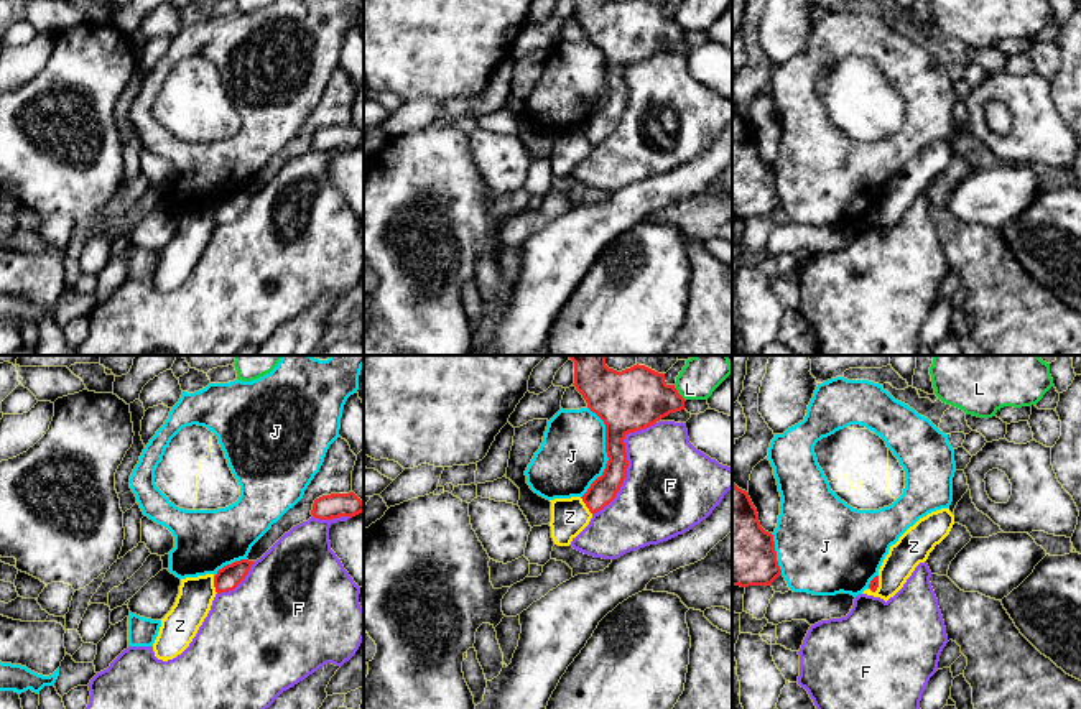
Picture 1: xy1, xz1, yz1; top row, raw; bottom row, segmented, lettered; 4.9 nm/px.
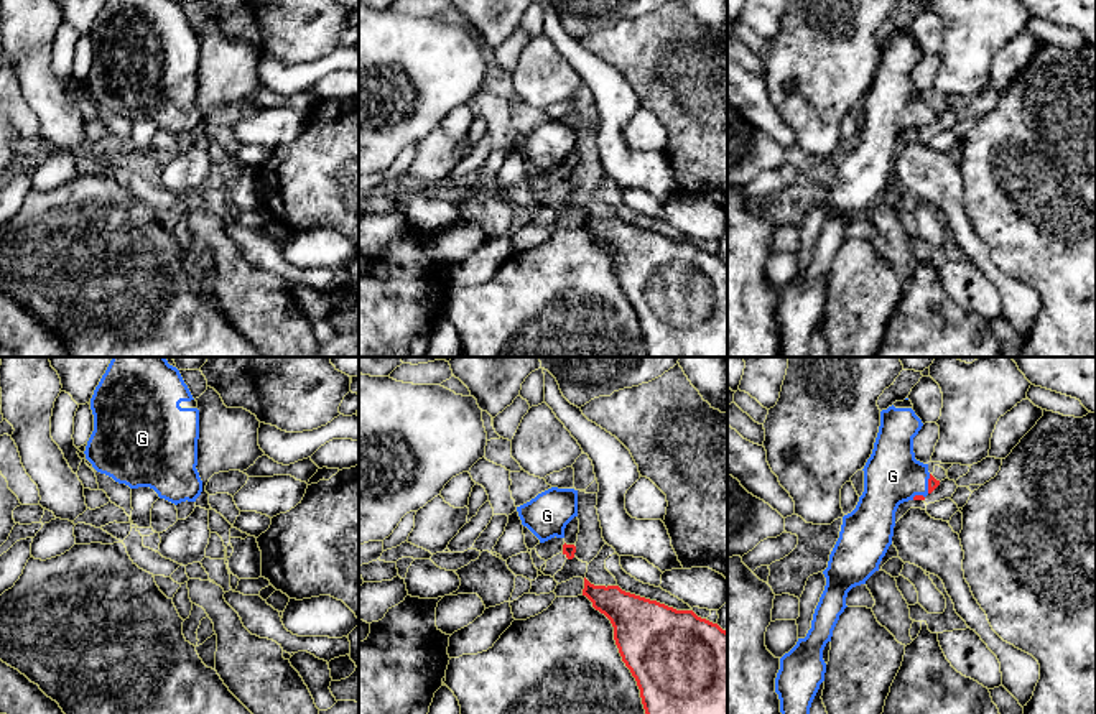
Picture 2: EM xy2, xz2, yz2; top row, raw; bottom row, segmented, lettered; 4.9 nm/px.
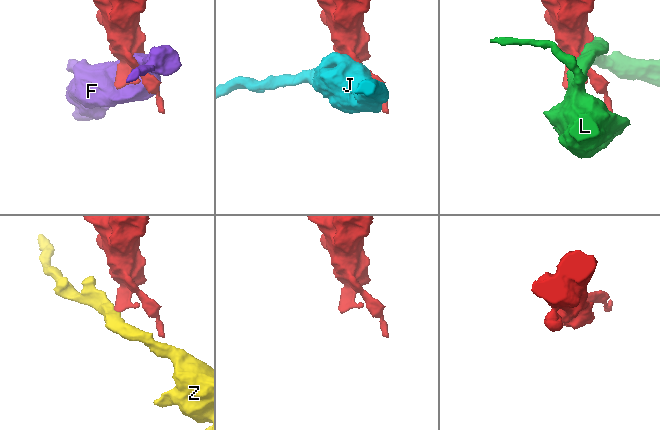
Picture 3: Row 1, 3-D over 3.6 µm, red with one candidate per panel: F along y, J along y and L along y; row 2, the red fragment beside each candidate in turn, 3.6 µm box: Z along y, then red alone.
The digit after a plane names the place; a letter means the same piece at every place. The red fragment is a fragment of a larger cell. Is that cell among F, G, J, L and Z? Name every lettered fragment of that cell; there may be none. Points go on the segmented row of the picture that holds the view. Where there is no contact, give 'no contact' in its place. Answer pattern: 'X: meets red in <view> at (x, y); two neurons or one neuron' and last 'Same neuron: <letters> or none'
F: meets red in xz1 at (627, 463); two neurons
G: meets red in yz2 at (928, 484); one neuron
J: meets red in xz1 at (606, 451); two neurons
L: meets red in xz1 at (678, 393); two neurons
Z: meets red in xy1 at (214, 584); two neurons
Same neuron: G

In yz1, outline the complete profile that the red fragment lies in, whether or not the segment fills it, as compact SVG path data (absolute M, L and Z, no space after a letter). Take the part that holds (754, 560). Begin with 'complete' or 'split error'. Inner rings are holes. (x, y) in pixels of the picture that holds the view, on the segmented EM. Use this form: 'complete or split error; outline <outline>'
complete; outline M732 484L732 586L772 586L778 576L773 535L760 526L749 492Z

